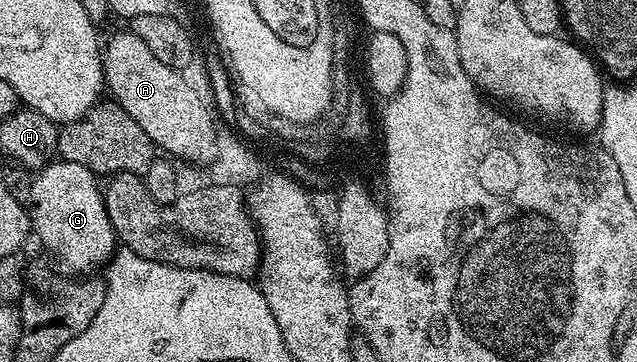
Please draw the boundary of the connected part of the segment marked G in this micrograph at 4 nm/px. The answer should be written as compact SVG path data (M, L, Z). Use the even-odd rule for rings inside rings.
M53 160L32 179L30 226L40 242L72 276L88 276L105 265L118 250L118 239L106 216L104 191L88 167Z

